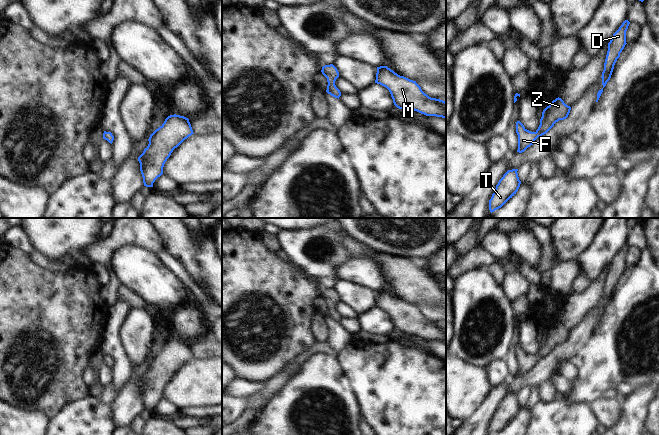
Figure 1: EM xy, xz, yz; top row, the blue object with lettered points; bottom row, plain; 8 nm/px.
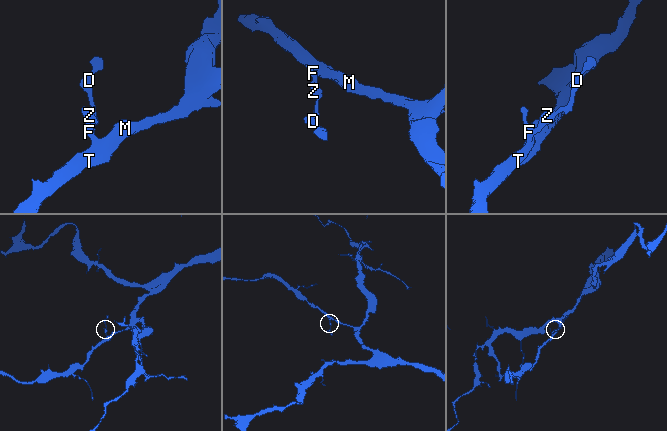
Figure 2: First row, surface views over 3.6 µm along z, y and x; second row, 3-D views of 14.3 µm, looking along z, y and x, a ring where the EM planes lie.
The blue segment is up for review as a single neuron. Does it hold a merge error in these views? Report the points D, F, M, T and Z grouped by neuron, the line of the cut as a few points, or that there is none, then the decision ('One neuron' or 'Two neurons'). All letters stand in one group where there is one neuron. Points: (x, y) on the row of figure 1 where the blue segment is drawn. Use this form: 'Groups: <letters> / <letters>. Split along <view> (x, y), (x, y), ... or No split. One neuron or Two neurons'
Groups: D F M T Z. No split. One neuron

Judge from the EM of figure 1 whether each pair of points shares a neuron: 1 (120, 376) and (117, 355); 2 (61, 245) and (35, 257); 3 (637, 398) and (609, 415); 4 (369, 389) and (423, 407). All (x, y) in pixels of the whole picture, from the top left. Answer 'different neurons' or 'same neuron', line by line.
1: same neuron
2: different neurons
3: different neurons
4: same neuron

